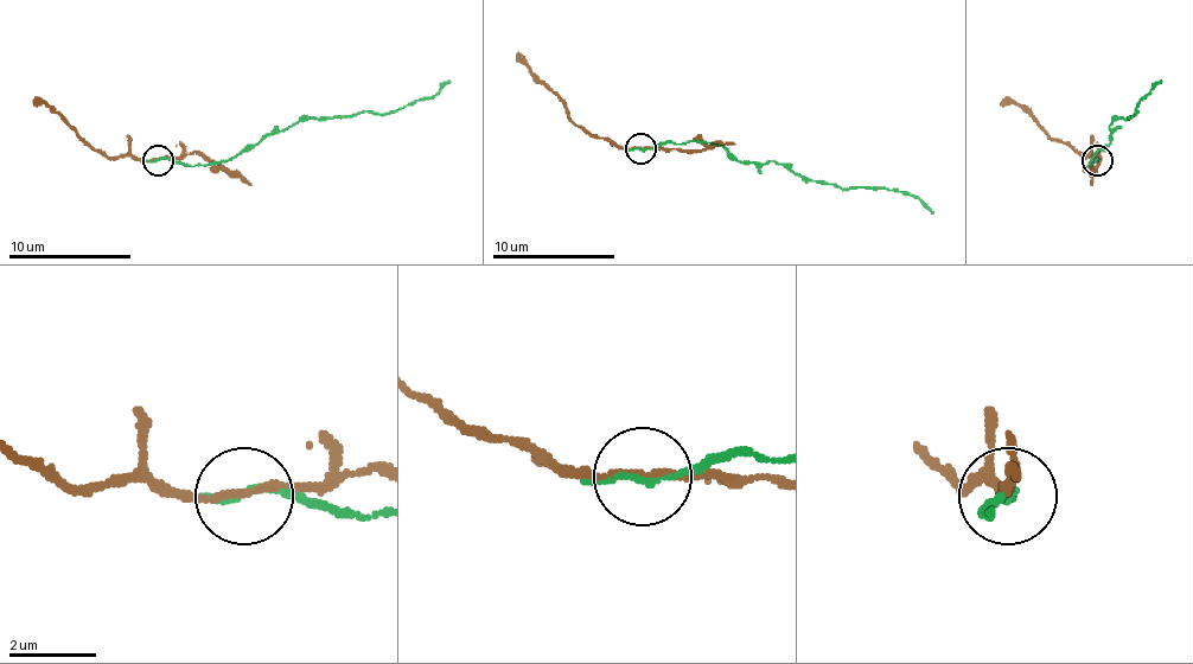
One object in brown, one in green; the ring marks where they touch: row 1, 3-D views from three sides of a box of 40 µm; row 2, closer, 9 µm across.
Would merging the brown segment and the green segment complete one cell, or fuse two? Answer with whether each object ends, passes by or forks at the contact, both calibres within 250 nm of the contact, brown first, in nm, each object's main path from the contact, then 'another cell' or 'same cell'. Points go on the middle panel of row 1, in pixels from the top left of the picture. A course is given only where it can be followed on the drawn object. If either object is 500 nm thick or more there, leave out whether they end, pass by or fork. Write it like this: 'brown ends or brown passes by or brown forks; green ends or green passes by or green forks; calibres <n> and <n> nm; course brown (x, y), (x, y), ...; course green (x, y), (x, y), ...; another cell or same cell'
brown passes by; green passes by; calibres 180 and 130 nm; course brown (640, 147), (619, 147), (612, 141), (588, 135), (569, 117), (567, 104), (517, 52); course green (640, 147), (714, 141), (739, 160), (776, 160), (840, 187), (895, 187), (913, 193), (932, 212); another cell

